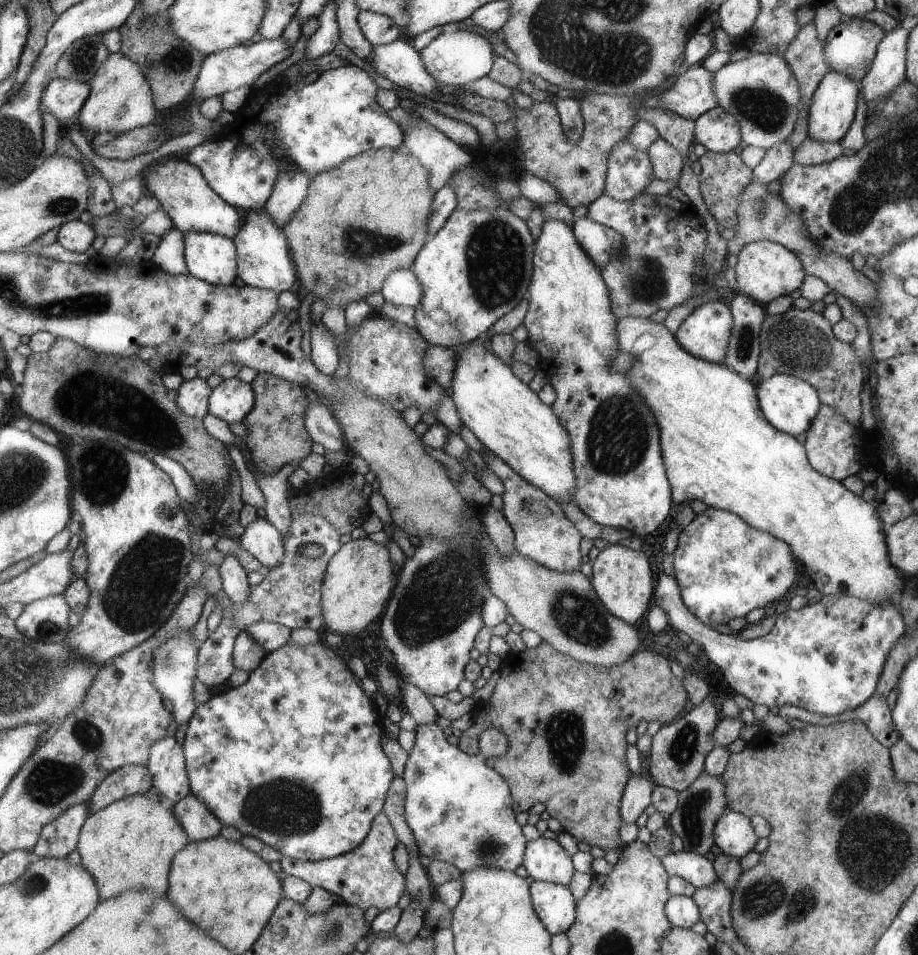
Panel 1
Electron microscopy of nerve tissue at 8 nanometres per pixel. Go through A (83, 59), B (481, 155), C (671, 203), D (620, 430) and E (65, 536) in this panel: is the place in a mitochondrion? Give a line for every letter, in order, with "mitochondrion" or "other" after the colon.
A: mitochondrion
B: other
C: other
D: mitochondrion
E: other

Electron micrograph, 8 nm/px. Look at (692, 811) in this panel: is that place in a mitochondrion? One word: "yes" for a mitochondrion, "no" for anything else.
yes

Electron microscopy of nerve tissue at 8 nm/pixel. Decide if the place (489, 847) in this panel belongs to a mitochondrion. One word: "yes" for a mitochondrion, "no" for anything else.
yes

